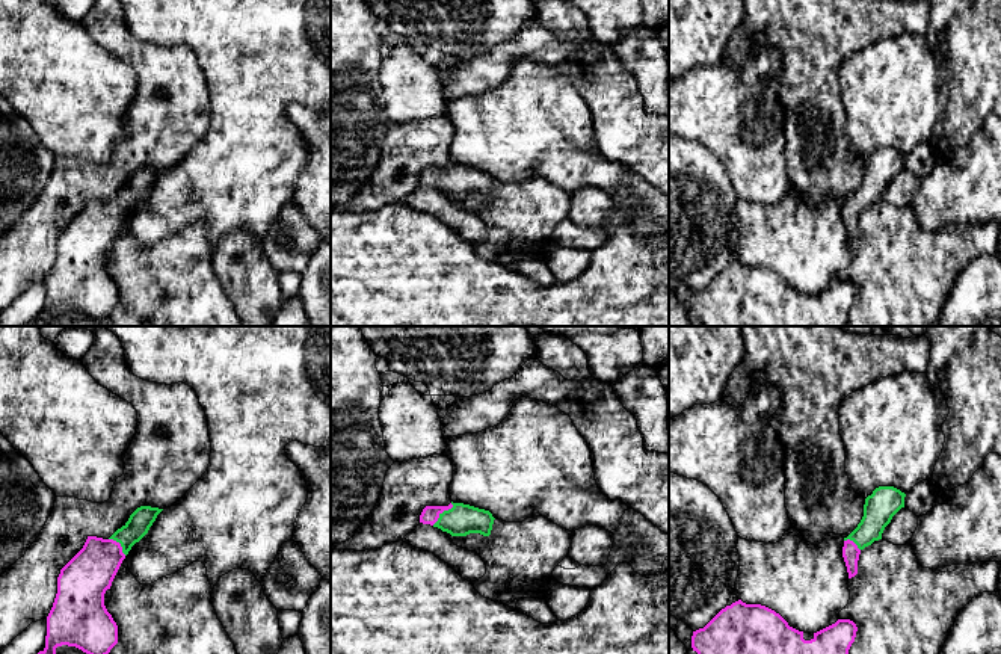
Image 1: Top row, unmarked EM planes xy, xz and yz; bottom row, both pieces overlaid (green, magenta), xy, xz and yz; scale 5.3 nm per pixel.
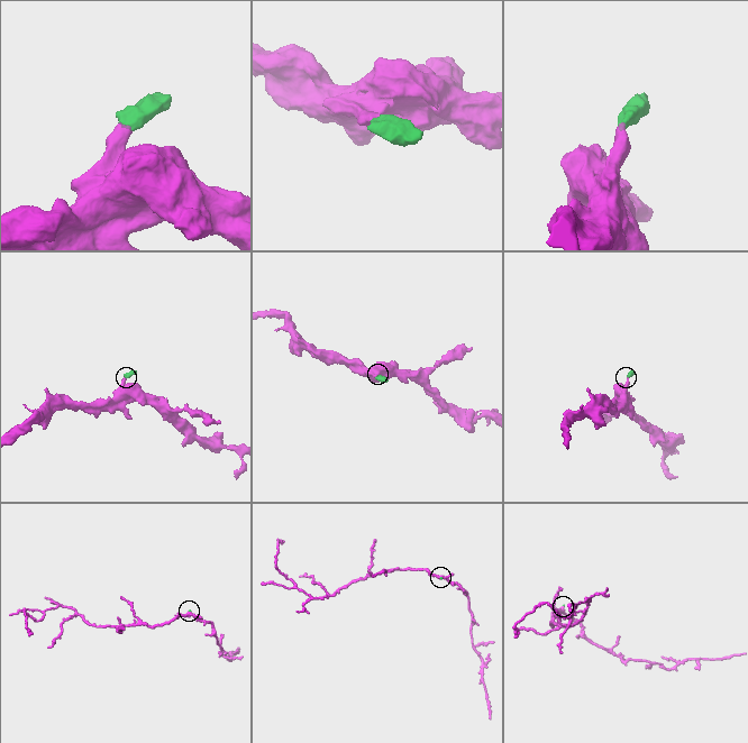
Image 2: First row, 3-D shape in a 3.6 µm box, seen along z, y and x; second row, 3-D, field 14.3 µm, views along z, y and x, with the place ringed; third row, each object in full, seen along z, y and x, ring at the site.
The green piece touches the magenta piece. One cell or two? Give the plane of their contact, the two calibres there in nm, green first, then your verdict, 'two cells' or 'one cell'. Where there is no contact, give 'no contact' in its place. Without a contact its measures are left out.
contact in xz; calibres 170 and 90 nm; one cell

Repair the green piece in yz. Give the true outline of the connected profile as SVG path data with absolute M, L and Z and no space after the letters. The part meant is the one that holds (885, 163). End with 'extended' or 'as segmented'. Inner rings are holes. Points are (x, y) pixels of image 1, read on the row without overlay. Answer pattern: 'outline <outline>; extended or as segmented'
outline M879 148L865 160L864 178L858 189L844 199L842 219L849 240L858 236L861 213L874 202L882 201L885 189L892 178L904 169L906 156L894 148Z; extended

